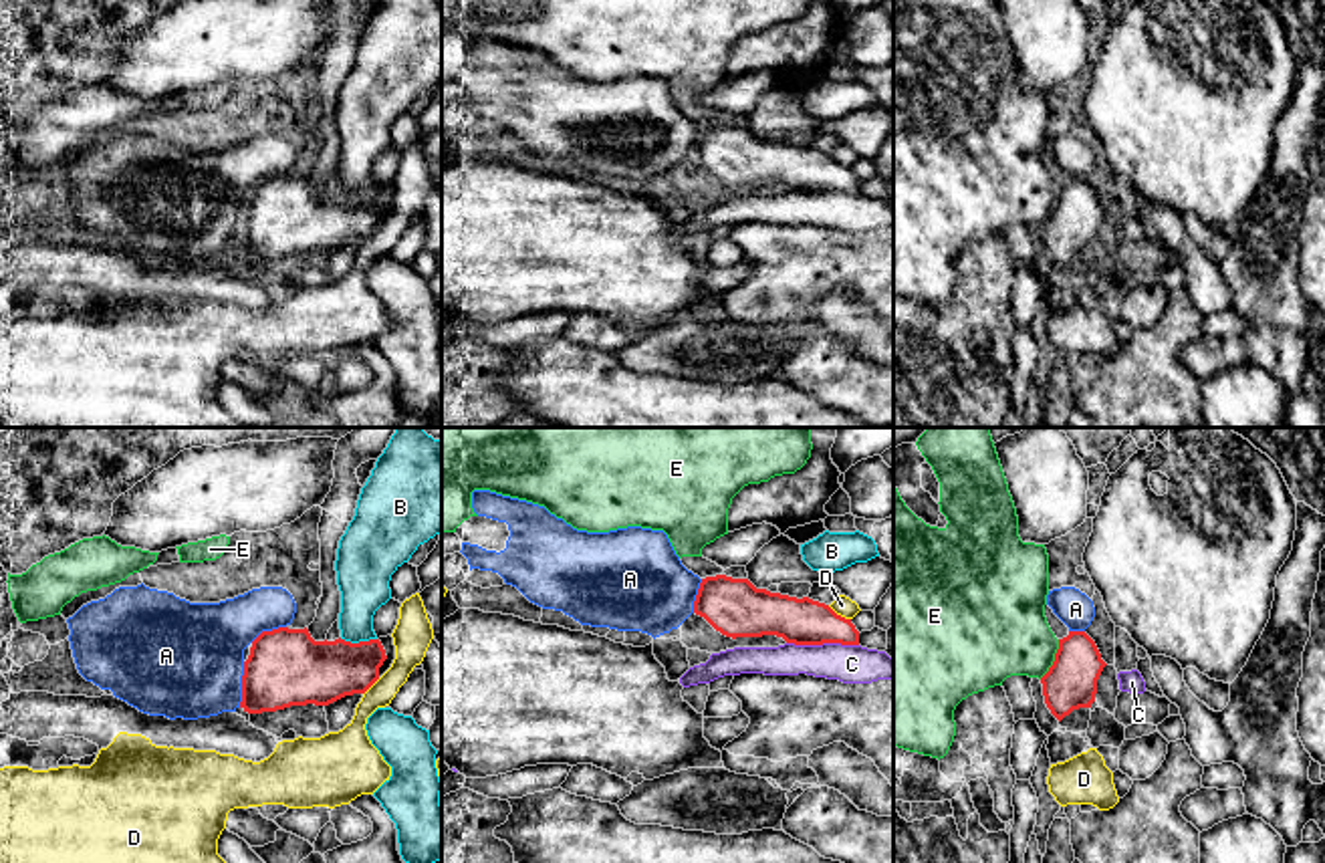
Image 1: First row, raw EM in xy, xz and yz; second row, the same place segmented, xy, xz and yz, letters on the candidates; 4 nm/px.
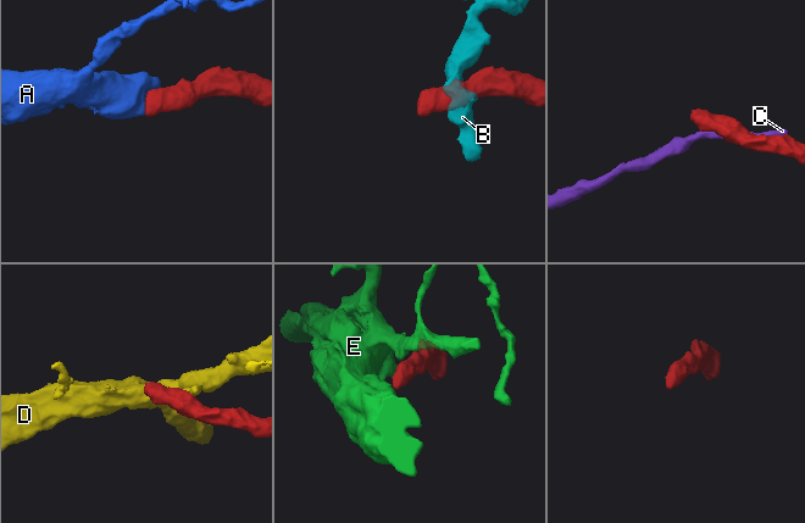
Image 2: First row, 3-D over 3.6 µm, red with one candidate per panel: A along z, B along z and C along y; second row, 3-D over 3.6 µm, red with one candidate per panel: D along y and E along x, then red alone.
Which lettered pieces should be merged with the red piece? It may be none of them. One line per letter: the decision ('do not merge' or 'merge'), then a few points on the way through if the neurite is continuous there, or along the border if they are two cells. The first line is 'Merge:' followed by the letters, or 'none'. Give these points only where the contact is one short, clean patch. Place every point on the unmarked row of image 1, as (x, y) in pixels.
Merge: A
A: merge | across xy (285, 216), (261, 232), (243, 232), (212, 226), (186, 208)
B: do not merge | along xy (339, 186), (351, 190), (376, 188)
C: do not merge
D: do not merge | along xz (827, 154), (850, 168)
E: do not merge | along yz (1059, 188), (1053, 212), (1039, 226)

